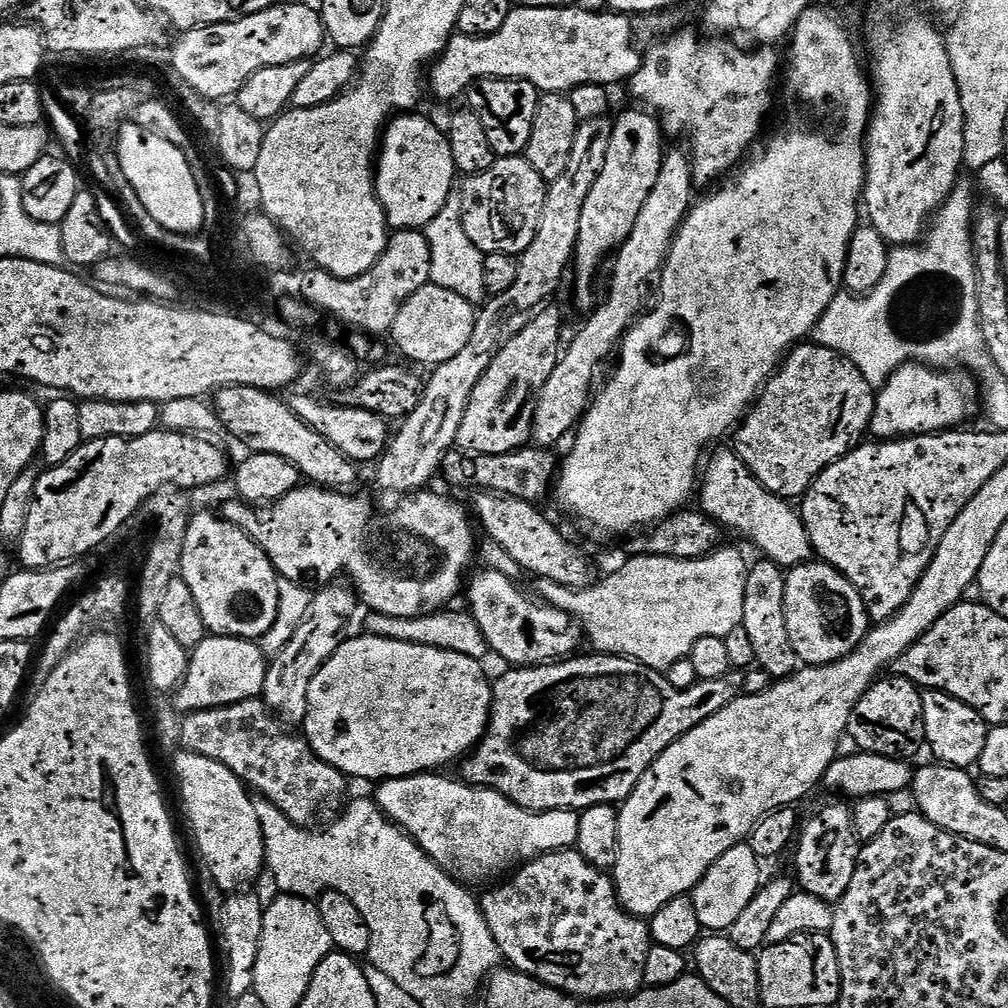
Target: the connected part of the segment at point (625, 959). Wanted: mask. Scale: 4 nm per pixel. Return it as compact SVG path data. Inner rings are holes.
M564 848L561 852L548 852L545 856L538 856L536 859L528 861L511 879L504 883L501 883L499 886L489 887L487 889L489 892L484 897L482 895L479 897L478 903L482 914L486 918L486 926L490 926L490 934L494 934L494 942L498 942L501 957L505 961L509 960L512 963L509 965L515 971L524 972L527 976L532 976L543 984L548 984L552 988L558 988L560 991L568 993L569 996L575 996L585 1002L605 998L623 998L633 995L645 987L646 958L650 954L654 943L649 921L639 916L633 916L631 912L624 909L624 905L621 904L616 891L616 881L605 869L595 868L580 852Z

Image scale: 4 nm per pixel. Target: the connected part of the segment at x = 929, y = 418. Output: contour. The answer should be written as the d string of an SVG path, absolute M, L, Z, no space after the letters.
M915 362L904 364L876 392L871 435L877 441L895 440L905 436L925 436L928 432L959 429L982 408L978 380L968 370L941 370Z

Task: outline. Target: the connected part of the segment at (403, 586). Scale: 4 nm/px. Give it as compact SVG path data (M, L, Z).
M298 486L290 494L286 494L280 500L271 501L267 506L260 507L247 503L239 498L231 498L224 504L222 515L234 526L238 526L248 537L263 550L272 560L272 565L276 567L277 573L285 580L295 580L303 582L305 585L328 586L333 583L335 576L340 576L343 572L348 572L351 587L354 589L355 595L358 597L359 603L364 604L373 613L382 616L393 616L394 618L406 618L412 620L415 616L426 616L434 612L439 612L448 604L456 595L461 595L462 589L466 584L466 577L469 575L468 567L472 564L472 555L478 552L478 544L476 548L476 536L472 533L472 524L474 528L474 520L468 512L456 500L451 500L448 496L439 496L433 490L421 490L403 497L404 500L397 506L393 512L388 512L385 516L372 516L372 504L364 496L348 496L344 490L329 490L319 486Z

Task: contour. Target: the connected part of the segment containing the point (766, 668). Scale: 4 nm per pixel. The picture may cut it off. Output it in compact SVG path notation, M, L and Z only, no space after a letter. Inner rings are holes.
M760 558L748 569L746 598L742 602L743 627L754 646L756 664L773 681L779 682L795 676L802 661L790 642L790 630L786 630L786 572L780 565L767 558Z

